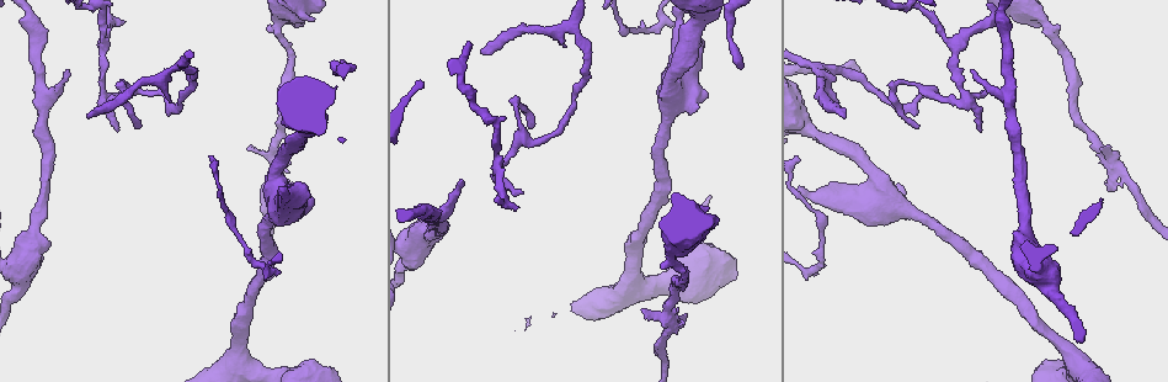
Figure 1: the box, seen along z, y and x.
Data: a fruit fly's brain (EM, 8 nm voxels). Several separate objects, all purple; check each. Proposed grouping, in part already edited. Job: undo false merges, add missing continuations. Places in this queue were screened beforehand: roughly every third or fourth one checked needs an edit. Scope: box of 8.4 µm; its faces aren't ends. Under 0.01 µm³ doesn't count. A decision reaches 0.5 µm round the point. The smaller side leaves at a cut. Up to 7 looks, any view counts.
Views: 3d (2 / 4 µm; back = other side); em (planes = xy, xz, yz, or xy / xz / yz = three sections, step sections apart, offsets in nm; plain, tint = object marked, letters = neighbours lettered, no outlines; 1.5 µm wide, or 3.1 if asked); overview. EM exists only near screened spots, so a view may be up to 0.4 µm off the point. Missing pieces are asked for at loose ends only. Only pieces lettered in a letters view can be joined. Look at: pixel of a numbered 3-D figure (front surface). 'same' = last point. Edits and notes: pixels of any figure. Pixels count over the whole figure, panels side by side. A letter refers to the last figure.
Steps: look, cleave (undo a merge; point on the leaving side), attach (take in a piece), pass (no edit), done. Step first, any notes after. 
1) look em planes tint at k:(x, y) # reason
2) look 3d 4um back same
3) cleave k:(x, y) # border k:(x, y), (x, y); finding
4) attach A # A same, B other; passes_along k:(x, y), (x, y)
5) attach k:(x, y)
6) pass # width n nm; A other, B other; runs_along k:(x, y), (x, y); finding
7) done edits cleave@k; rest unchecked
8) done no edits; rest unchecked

look em planes plain at 1:(104, 42)

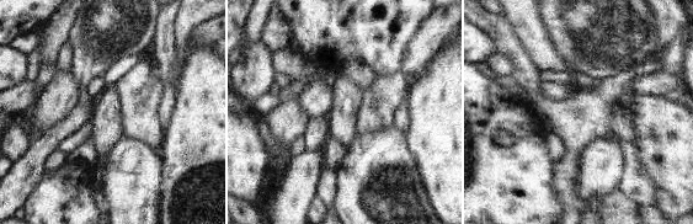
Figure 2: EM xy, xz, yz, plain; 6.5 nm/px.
look em planes letters same

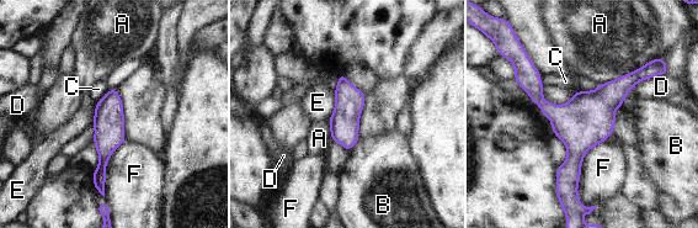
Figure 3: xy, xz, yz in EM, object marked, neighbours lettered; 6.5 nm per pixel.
pass # A other, B other, C other, D other, E other, F other; border 3:(542, 89), (553, 104), (573, 94); all the same neuron

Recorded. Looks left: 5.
look em planes letters at 1:(169, 103) # an open end

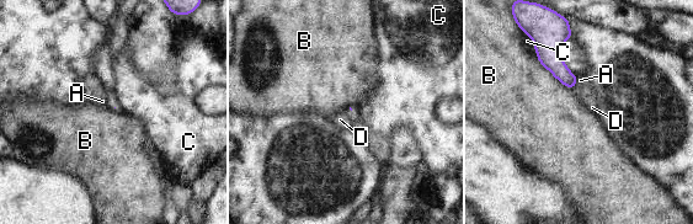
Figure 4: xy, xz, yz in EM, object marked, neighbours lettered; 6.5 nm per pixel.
pass # A other, B other, C other, D other; border 4:(537, 57), (555, 78), (571, 90); no lettered piece goes on from it

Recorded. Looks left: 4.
look em planes letters at 1:(741, 69) # tapers out

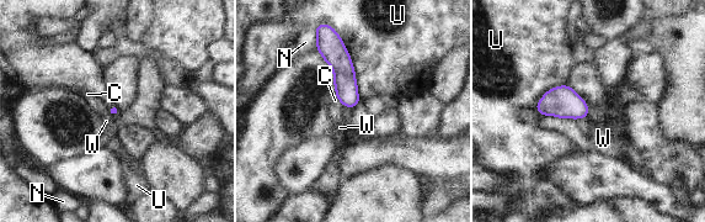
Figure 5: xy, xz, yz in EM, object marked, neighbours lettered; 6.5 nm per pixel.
pass # longest_contact U 500 nm; C other, N other, U other, W other; border 5:(107, 110), (111, 117); no lettered piece goes on from it

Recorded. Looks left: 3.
done no edits; rest unchecked

